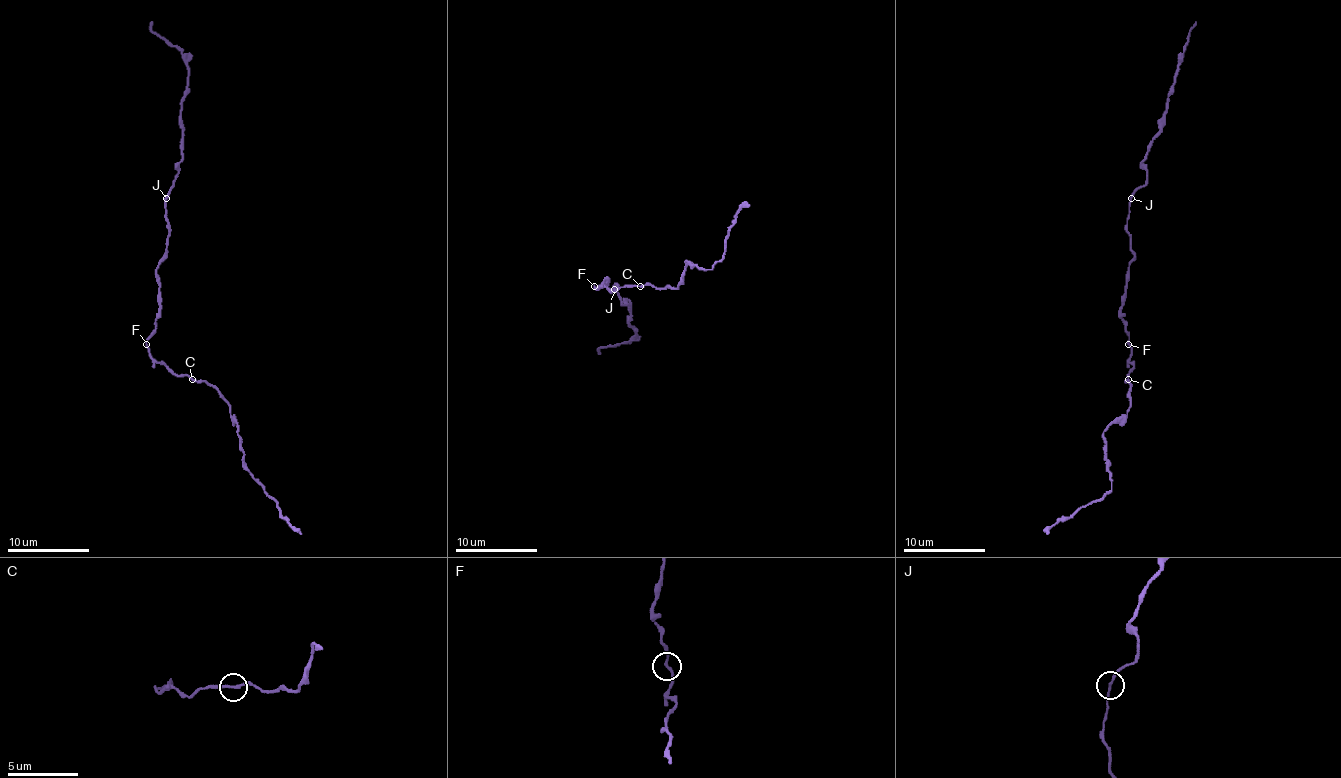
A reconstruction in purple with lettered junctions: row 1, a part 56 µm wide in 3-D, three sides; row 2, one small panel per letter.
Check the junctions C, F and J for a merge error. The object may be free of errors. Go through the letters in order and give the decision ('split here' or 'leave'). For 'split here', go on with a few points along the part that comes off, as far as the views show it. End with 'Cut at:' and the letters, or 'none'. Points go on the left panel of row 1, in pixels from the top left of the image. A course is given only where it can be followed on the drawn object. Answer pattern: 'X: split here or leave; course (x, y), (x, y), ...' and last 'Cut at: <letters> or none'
C: leave
F: leave
J: leave
Cut at: none

